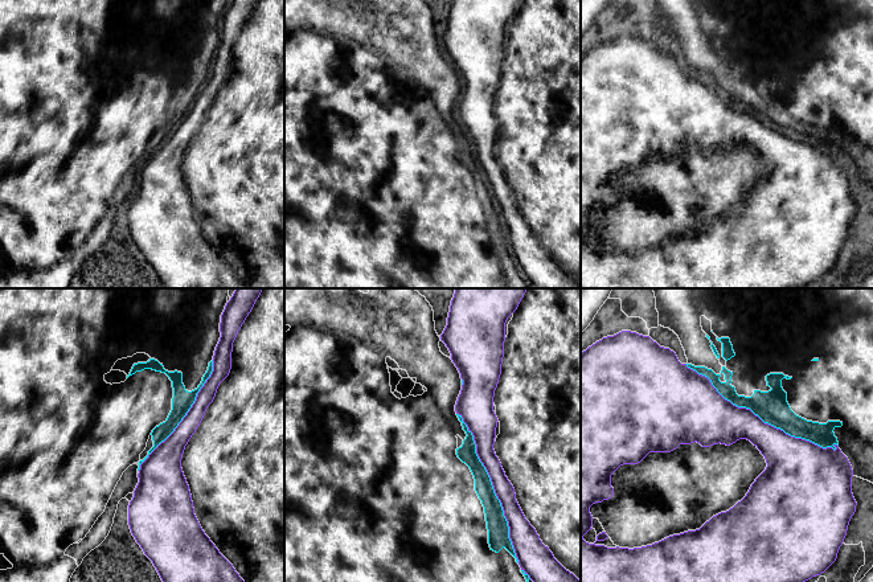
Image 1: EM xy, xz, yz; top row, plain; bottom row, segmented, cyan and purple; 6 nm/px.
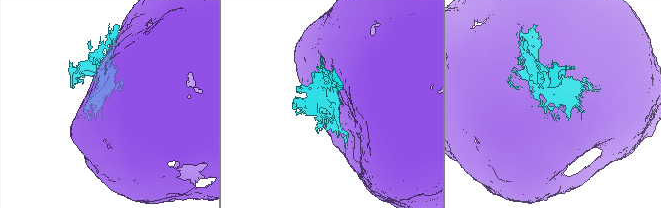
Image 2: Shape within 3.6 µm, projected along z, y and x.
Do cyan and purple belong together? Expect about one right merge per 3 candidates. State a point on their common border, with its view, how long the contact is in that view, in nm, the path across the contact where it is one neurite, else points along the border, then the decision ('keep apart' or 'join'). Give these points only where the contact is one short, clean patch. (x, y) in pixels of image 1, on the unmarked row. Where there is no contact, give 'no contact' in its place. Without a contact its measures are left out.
contact yz (759, 121); length 1050 nm; keep apart

